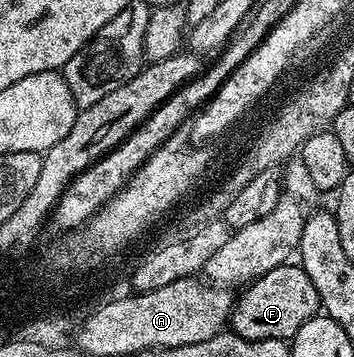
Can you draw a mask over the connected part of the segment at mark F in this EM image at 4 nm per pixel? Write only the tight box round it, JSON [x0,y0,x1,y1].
[230,263,321,341]

